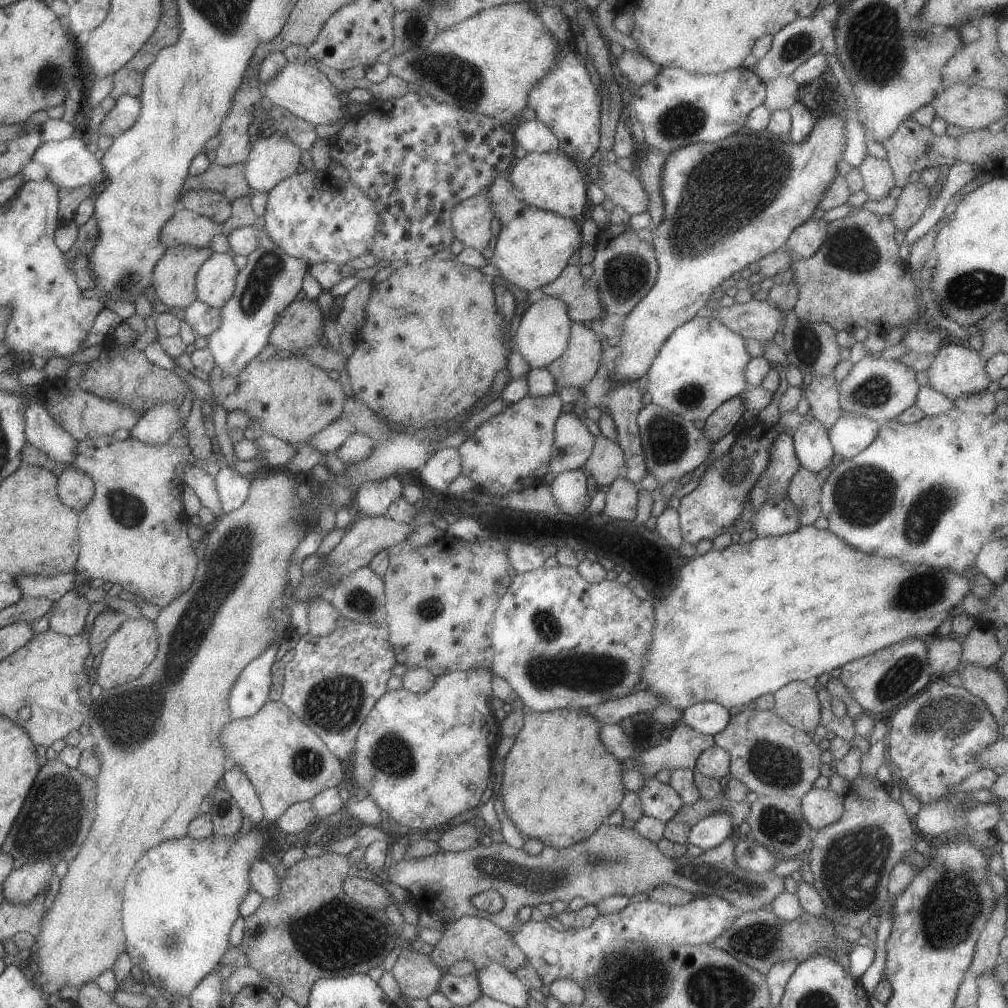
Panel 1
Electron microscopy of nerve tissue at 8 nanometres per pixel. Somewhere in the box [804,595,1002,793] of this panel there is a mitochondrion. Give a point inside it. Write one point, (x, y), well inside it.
(951, 713)

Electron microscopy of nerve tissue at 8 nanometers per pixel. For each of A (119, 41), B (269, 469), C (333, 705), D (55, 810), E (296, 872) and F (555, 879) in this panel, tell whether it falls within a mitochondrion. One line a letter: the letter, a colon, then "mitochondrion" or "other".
A: other
B: other
C: mitochondrion
D: mitochondrion
E: other
F: other

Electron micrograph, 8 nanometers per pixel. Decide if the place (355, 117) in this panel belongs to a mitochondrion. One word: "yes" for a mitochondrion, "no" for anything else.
no

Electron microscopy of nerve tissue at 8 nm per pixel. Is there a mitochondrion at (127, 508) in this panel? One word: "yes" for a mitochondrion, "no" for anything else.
yes

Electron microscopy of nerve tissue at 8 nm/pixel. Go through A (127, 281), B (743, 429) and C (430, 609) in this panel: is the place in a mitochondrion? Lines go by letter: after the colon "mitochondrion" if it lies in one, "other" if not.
A: mitochondrion
B: other
C: mitochondrion

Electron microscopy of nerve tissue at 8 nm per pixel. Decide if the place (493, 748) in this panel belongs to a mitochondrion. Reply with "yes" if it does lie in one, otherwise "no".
no

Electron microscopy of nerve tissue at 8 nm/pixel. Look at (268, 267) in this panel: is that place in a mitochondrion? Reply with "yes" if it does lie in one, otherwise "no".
yes

